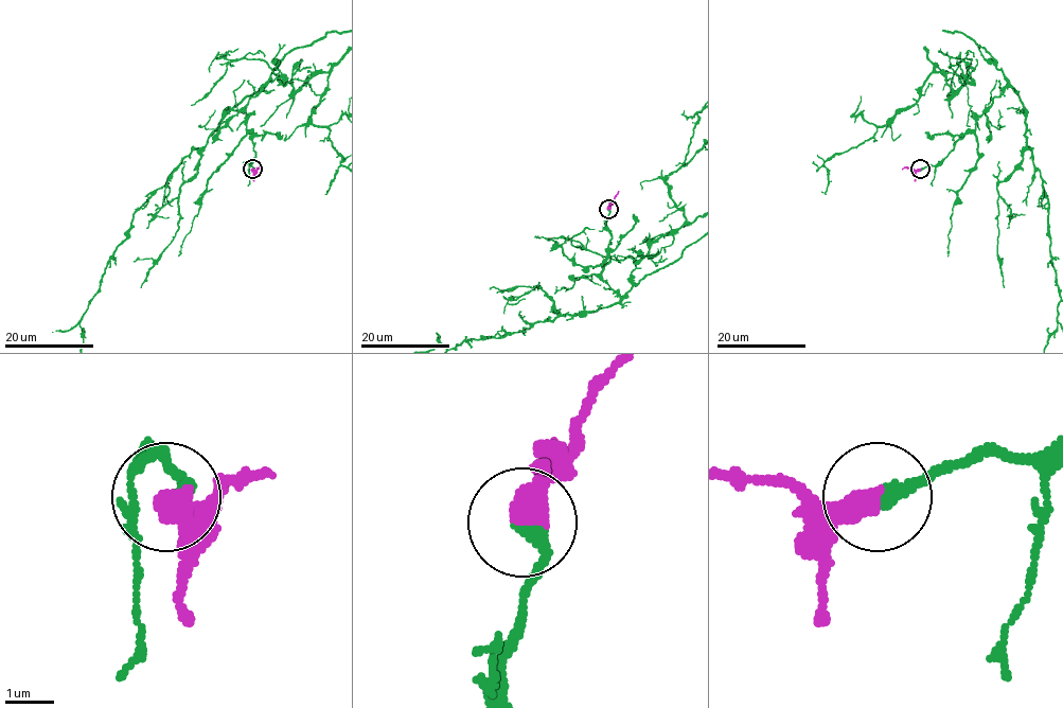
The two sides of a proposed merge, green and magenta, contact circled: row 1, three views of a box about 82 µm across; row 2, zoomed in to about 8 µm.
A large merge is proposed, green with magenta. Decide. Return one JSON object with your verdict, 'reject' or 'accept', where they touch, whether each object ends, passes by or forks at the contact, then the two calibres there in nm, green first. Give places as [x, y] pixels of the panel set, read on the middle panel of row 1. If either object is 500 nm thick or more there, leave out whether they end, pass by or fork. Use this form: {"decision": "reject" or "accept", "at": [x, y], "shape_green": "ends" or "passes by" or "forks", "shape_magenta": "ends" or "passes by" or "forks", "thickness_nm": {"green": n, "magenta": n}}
{"decision": "accept", "at": [608, 209], "thickness_nm": {"green": 320, "magenta": 500}}

